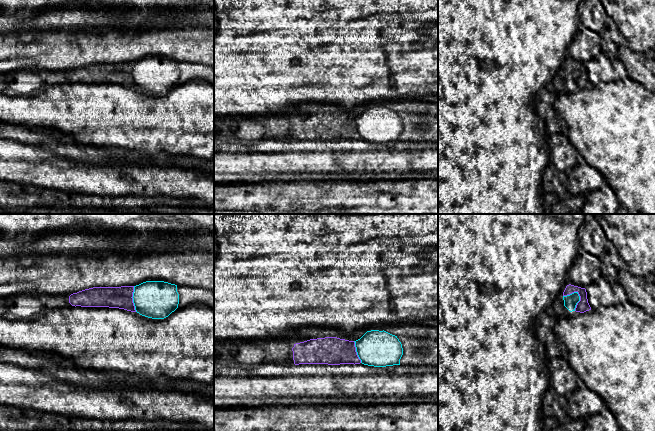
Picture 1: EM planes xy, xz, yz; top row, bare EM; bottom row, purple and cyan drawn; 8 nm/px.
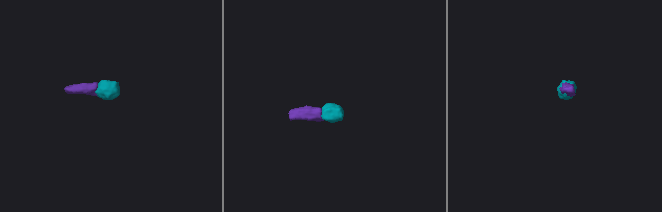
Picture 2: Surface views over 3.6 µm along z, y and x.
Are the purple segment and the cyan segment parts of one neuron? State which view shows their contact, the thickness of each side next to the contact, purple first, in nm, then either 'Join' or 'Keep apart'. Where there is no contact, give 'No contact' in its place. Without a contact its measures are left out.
Touches purple in yz. Thickness 100 nm (purple) against 110 nm. Join

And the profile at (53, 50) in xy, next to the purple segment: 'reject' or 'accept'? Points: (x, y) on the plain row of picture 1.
reject

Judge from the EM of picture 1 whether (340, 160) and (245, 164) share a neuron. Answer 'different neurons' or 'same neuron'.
same neuron

